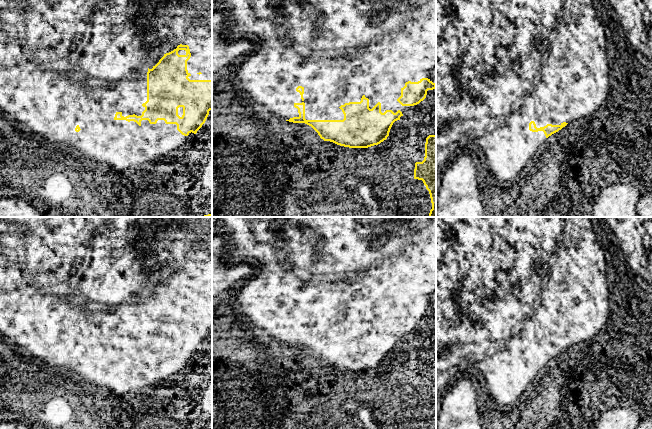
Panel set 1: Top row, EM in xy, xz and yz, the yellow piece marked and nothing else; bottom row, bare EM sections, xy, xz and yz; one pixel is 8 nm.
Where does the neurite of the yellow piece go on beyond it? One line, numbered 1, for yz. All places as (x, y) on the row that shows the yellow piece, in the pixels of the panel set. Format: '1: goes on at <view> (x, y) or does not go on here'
1: does not go on here

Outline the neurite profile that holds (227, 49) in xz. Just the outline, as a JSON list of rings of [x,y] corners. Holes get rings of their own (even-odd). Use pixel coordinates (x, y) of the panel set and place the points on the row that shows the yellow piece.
[[[229,11],[212,12],[212,77],[223,74],[227,67],[245,58],[256,46],[256,41],[252,37],[225,34],[224,28],[230,21]]]

